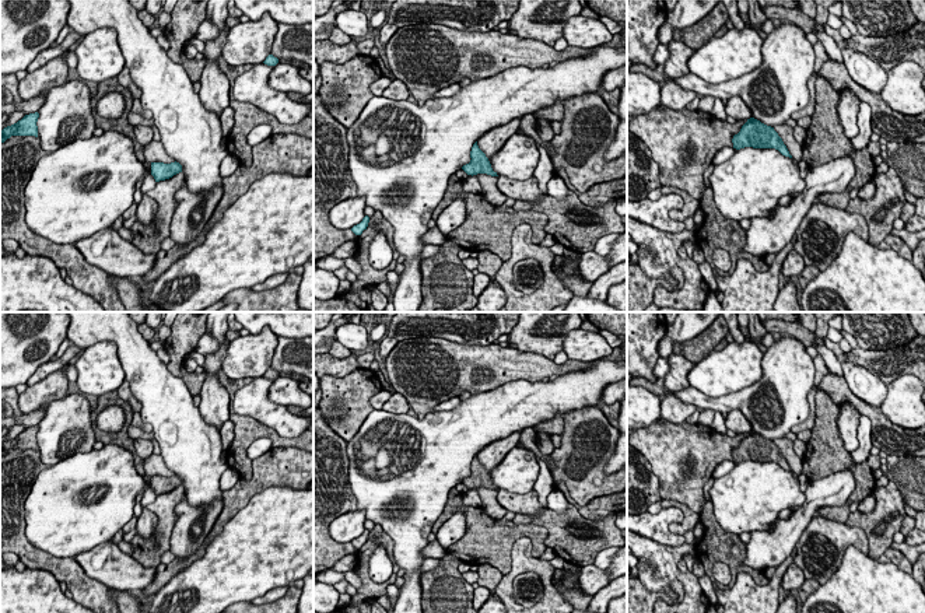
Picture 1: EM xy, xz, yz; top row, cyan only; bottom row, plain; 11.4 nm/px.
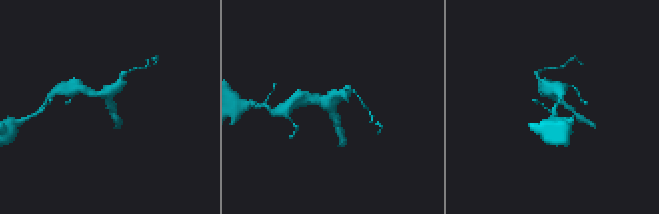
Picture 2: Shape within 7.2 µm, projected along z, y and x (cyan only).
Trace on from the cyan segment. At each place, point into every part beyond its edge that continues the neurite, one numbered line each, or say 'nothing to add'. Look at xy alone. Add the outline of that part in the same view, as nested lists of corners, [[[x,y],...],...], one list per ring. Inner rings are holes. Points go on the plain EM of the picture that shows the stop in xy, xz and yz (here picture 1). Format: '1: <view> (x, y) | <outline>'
nothing to add

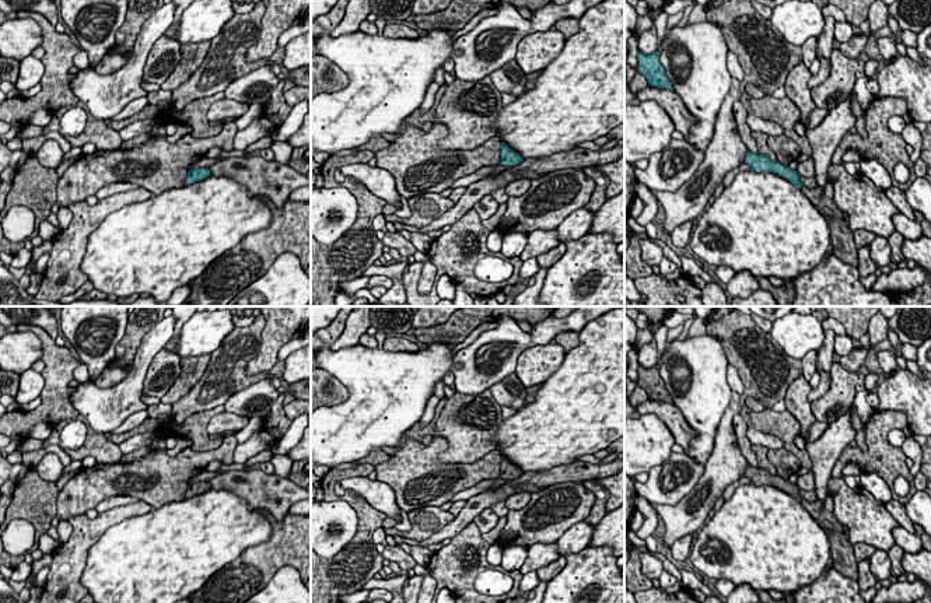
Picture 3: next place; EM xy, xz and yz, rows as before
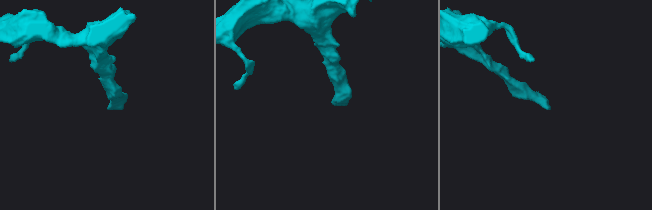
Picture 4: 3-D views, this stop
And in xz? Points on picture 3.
nothing to add

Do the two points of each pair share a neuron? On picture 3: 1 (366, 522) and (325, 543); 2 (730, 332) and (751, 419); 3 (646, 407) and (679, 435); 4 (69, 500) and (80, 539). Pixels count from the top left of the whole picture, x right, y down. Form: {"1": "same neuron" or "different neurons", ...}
{"1": "different neurons", "2": "same neuron", "3": "same neuron", "4": "different neurons"}

